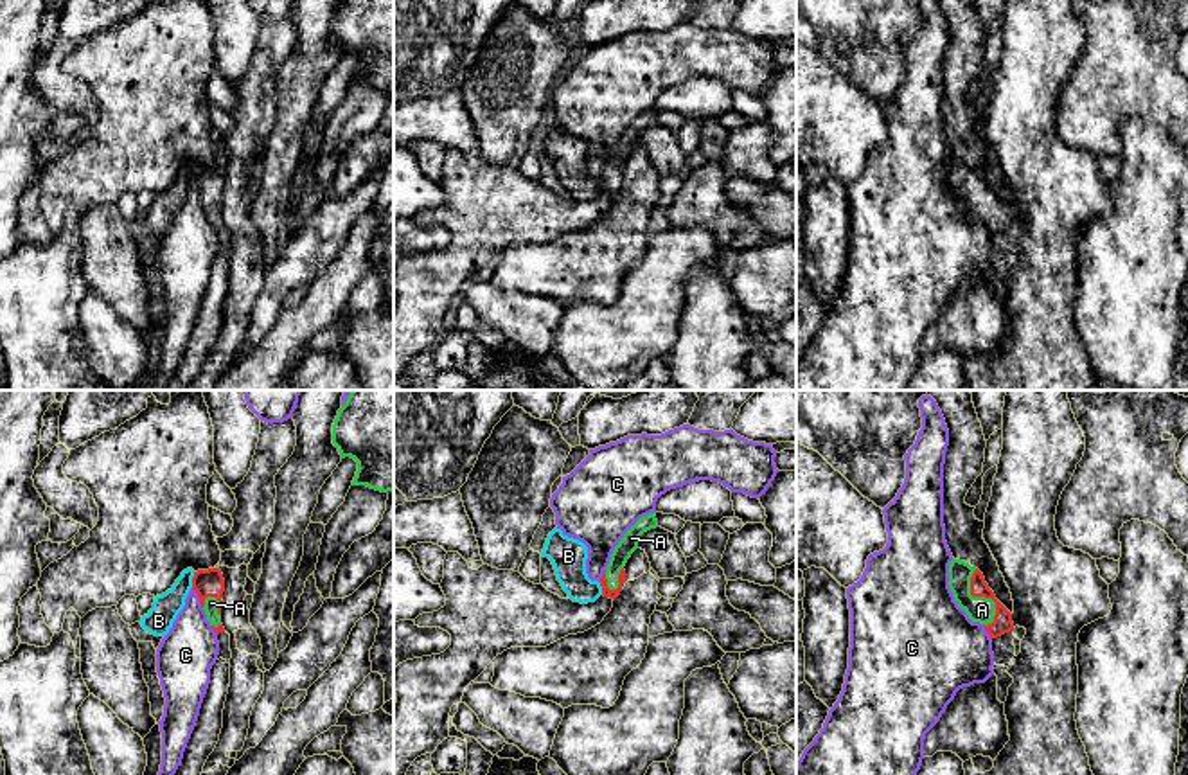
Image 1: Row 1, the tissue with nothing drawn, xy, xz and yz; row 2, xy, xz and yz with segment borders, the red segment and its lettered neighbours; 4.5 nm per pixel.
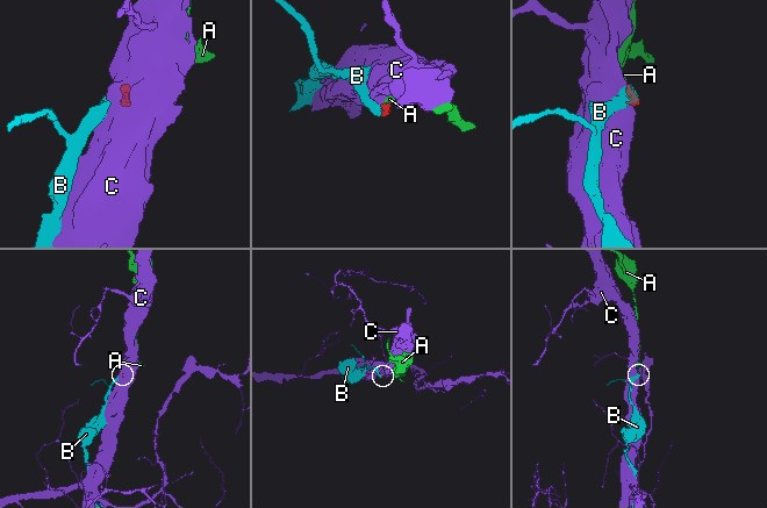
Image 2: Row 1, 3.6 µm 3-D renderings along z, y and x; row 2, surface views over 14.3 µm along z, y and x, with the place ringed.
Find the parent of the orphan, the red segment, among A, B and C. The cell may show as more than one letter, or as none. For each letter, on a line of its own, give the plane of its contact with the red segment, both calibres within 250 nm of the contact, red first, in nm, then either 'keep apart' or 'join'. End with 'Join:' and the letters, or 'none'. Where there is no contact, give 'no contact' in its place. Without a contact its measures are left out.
A: contact in yz; calibres 90 and 120 nm; join
B: contact in xy; calibres 130 and 120 nm; join
C: contact in xy; calibres 130 and 260 nm; keep apart
Join: A, B

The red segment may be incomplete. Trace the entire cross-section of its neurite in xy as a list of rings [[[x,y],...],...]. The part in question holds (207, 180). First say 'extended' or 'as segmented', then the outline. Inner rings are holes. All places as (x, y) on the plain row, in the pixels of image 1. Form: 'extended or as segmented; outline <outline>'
extended; outline [[[192,165],[183,167],[171,187],[155,194],[153,205],[140,218],[142,225],[155,234],[165,234],[178,210],[183,207],[191,187],[198,191],[212,227],[217,232],[223,230],[225,225],[219,212],[223,205],[221,196],[225,189],[225,176],[219,165],[198,169]]]

